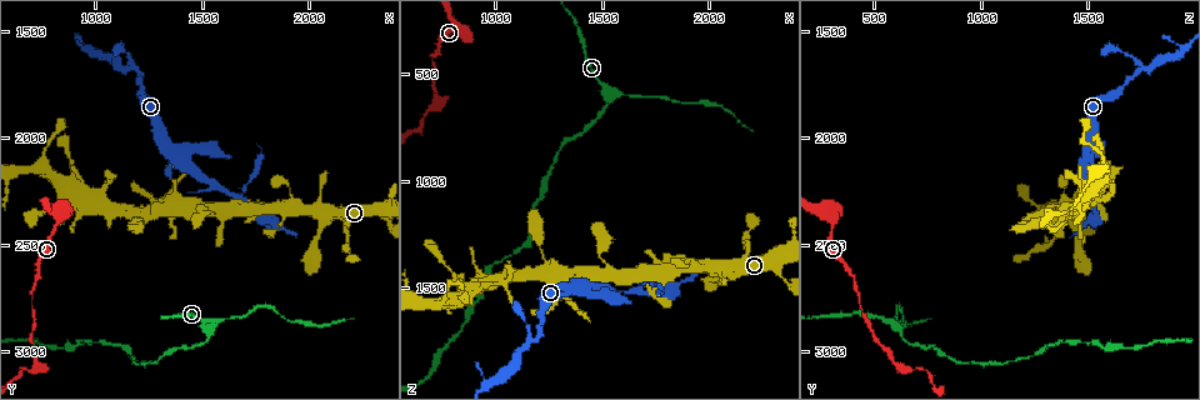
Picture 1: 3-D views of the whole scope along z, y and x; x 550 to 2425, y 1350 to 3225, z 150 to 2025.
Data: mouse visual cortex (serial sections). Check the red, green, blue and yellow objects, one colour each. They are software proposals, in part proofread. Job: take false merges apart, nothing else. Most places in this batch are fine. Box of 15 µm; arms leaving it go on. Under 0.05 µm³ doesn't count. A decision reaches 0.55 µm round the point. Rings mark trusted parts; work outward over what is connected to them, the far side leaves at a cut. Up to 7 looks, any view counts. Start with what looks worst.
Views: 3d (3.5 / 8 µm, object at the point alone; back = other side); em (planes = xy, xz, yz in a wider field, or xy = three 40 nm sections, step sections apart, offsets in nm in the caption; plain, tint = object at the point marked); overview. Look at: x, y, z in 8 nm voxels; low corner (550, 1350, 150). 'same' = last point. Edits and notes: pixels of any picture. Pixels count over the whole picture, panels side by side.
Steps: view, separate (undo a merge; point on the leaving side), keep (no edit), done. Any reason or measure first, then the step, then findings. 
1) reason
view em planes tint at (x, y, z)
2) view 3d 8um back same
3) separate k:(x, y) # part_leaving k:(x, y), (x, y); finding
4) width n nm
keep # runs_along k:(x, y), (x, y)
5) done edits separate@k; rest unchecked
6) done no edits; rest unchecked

thin neck
view 3d 3.5um at (1660, 2270, 1510)

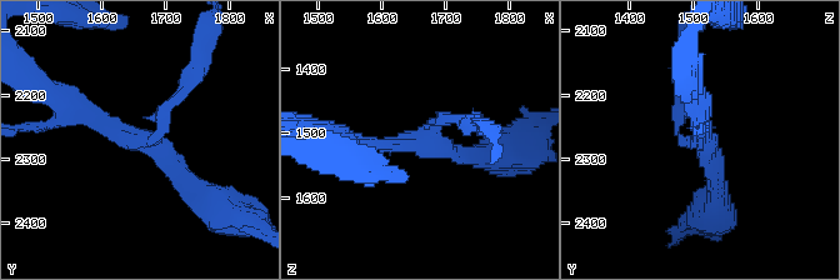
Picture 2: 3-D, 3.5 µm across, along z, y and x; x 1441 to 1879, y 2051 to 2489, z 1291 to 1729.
arms 3; arm_widths 150, 150, 250 nm; now the EM
view em planes tint at (1660, 2275, 1515)

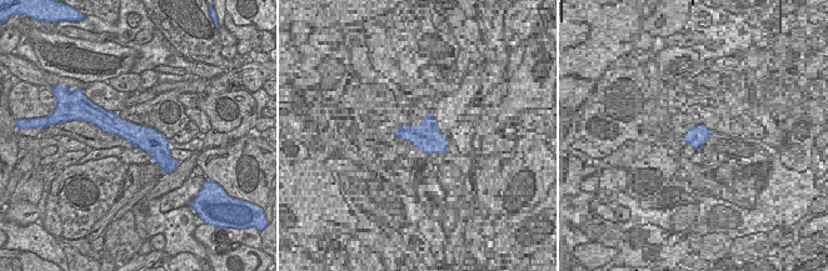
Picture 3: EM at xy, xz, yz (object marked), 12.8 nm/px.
cut it another way
view em xy step 2 tint same

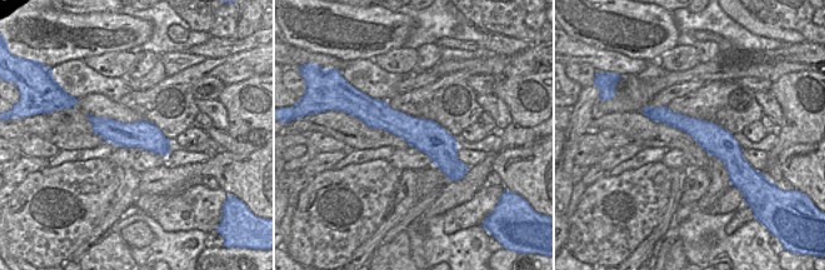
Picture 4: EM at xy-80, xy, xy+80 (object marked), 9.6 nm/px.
separate 2:(181, 93) # part_leaving 2:(156, 129), (210, 33); a second cell is stuck on

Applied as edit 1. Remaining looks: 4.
redraw
view overview

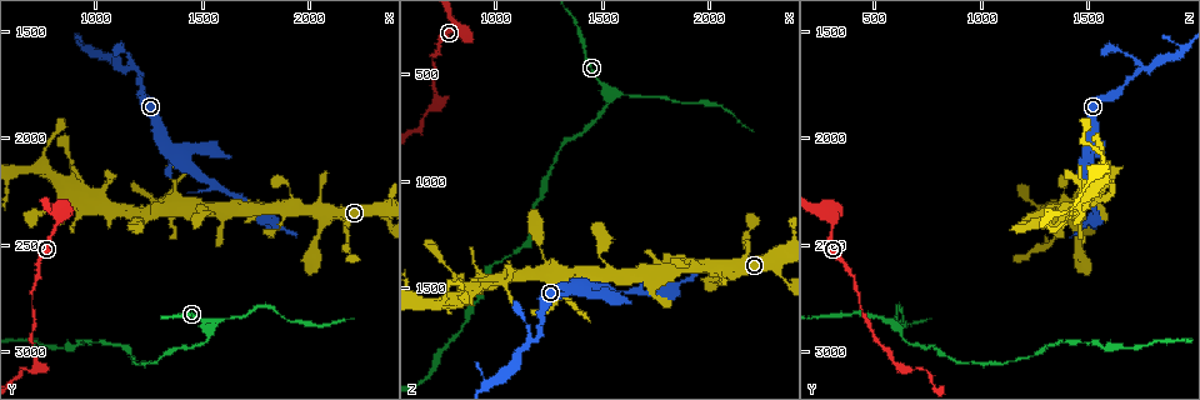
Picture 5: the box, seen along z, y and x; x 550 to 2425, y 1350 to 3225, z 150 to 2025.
sharp bend
view em xy step 2 tint at (1410, 2180, 1610)

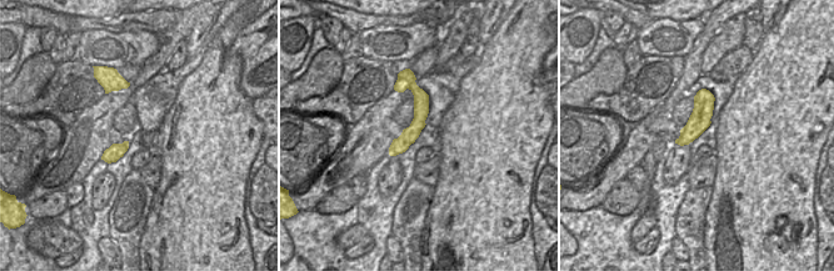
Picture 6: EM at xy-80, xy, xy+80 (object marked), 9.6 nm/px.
see where the arms go
view 3d 3.5um same

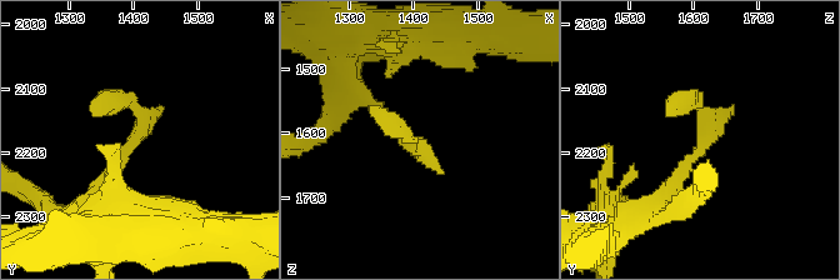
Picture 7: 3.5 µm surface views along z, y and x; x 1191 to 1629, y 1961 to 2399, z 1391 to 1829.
keep # runs_along 7:(666, 190), (708, 136), (698, 101), (669, 109); one cell here

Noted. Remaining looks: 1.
branch point
view 3d 3.5um at (1500, 2870, 580)

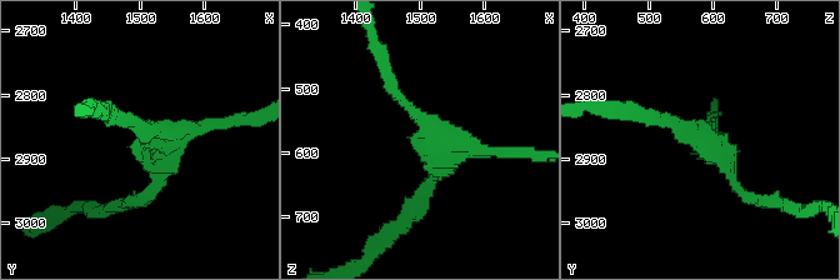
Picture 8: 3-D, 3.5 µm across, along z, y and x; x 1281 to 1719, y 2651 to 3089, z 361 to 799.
keep # runs_along 8:(630, 109), (718, 144), (740, 190); one cell here

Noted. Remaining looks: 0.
done edits separate@2; rest unchecked

